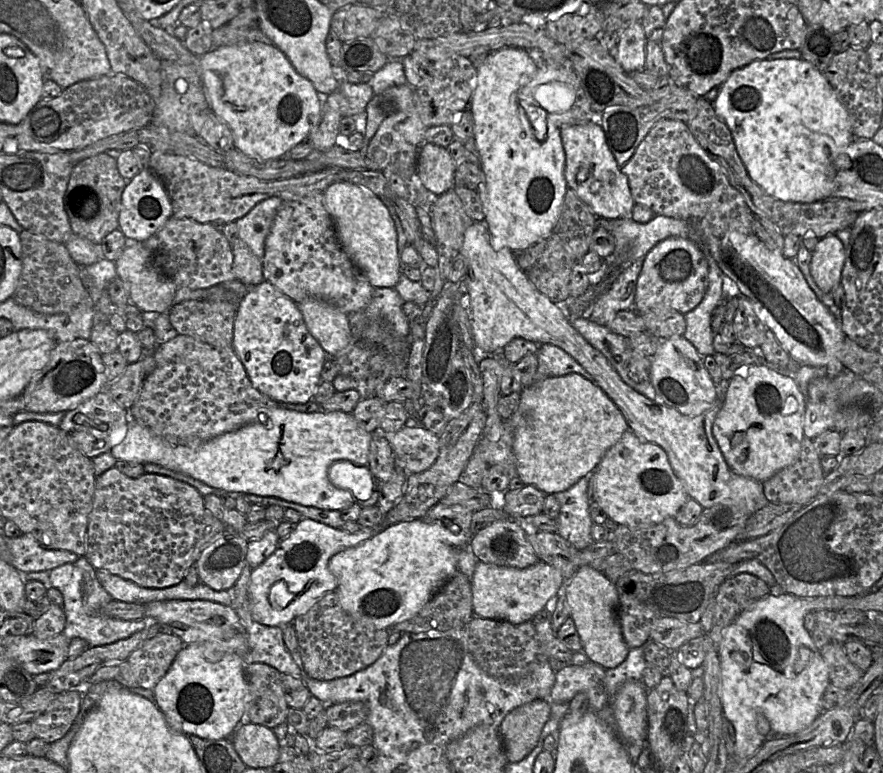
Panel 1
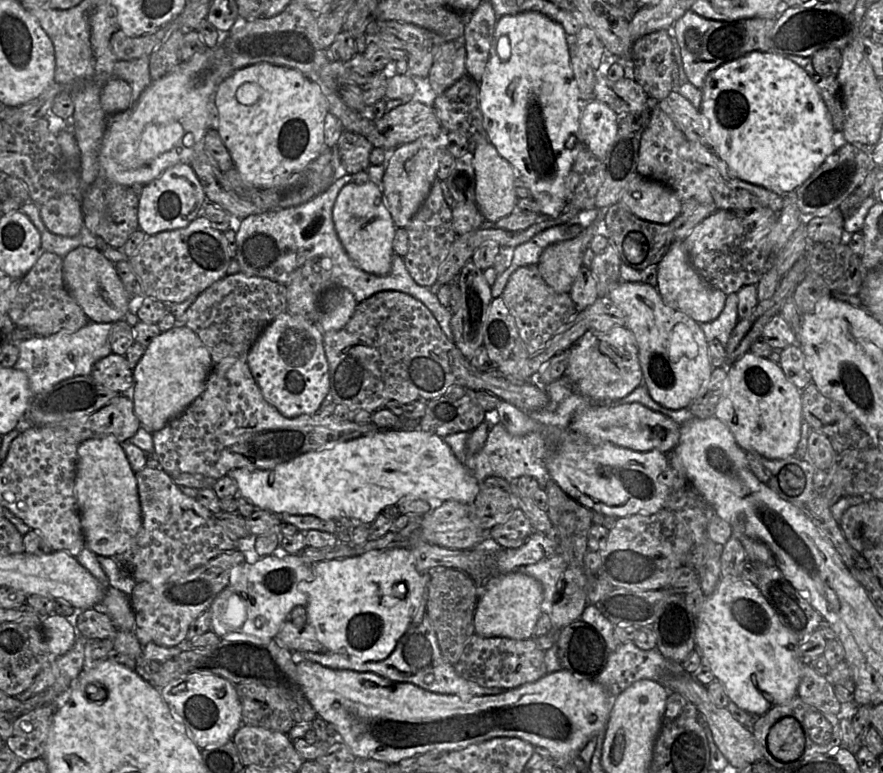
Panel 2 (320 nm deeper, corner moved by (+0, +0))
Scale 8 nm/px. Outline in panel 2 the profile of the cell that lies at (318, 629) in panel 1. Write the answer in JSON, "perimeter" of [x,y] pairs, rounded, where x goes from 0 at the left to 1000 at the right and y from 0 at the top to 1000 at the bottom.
{"perimeter":[[[349,794],[348,805],[342,811],[334,810],[325,801],[309,828],[330,843],[362,845],[368,842],[359,825],[356,811],[349,805]]]}

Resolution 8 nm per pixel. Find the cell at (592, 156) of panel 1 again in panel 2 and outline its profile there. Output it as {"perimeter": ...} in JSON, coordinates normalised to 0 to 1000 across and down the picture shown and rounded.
{"perimeter":[[[676,128],[664,132],[656,155],[659,185],[678,207],[684,208],[698,177],[701,149]]]}

